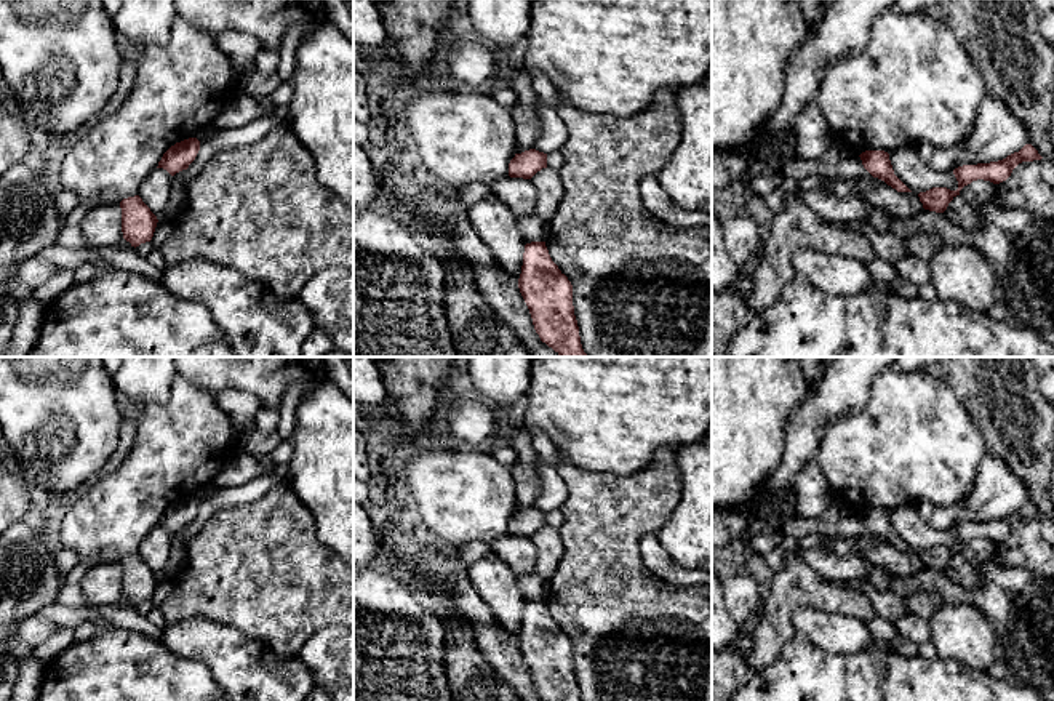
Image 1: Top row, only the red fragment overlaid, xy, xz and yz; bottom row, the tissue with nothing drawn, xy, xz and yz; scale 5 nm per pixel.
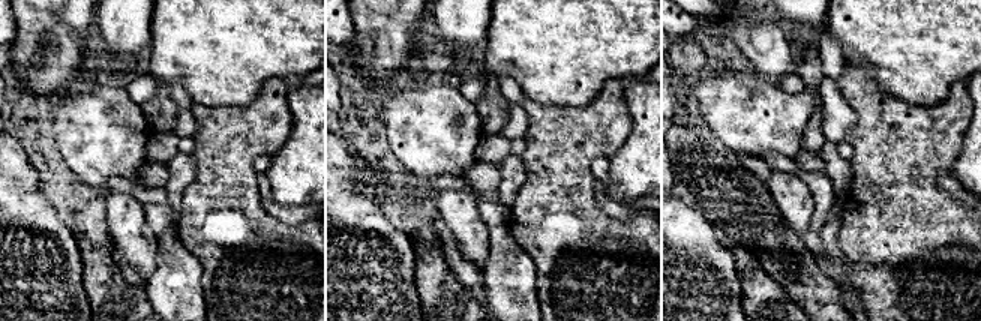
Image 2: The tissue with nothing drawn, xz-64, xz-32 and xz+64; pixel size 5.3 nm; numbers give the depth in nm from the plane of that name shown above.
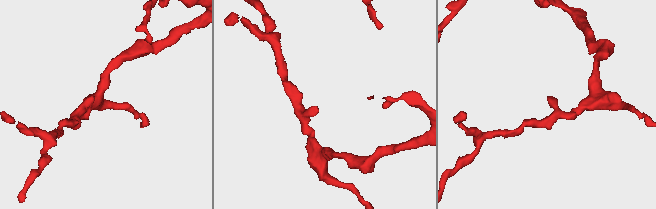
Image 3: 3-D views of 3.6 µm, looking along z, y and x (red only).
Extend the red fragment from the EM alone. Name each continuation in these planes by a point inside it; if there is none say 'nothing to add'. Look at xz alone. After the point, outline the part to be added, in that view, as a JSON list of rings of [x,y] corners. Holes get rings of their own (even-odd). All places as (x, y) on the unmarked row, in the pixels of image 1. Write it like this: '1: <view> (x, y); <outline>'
nothing to add

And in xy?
nothing to add

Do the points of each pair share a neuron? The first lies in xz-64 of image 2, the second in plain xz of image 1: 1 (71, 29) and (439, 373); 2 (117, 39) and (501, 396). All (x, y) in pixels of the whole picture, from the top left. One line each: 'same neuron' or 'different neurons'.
1: same neuron
2: same neuron

